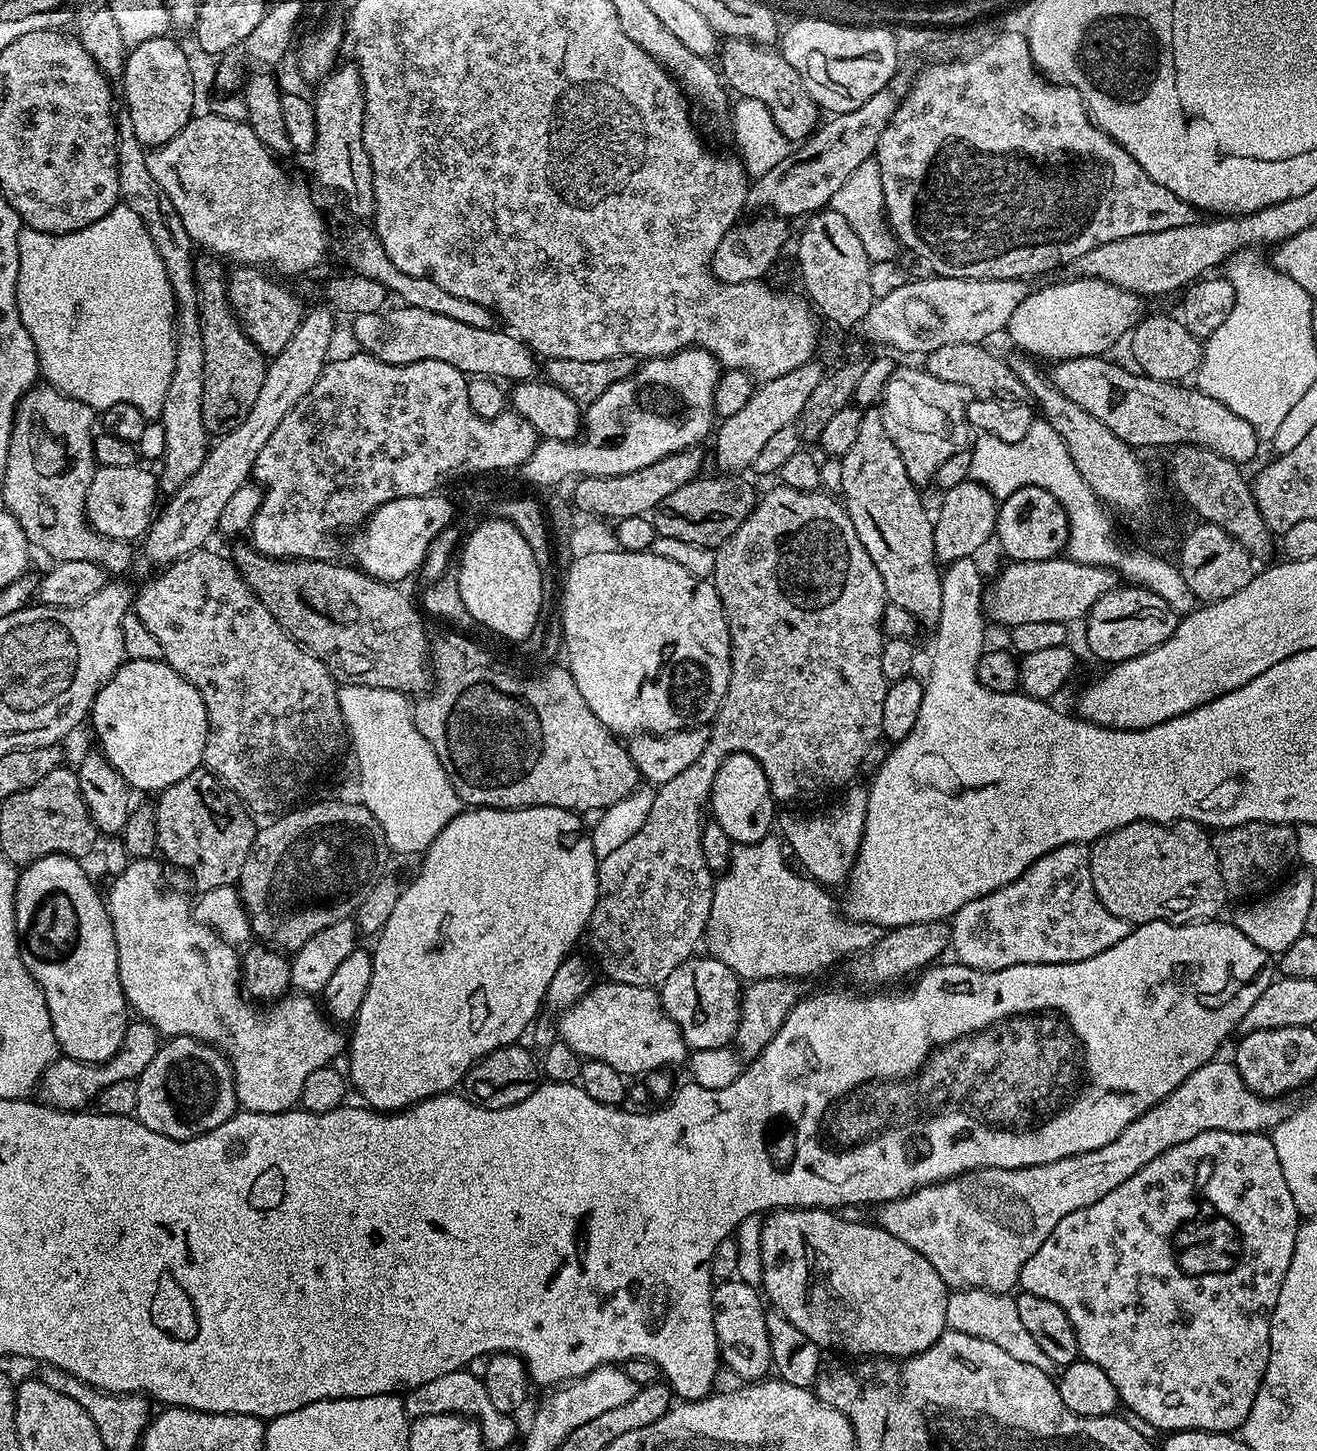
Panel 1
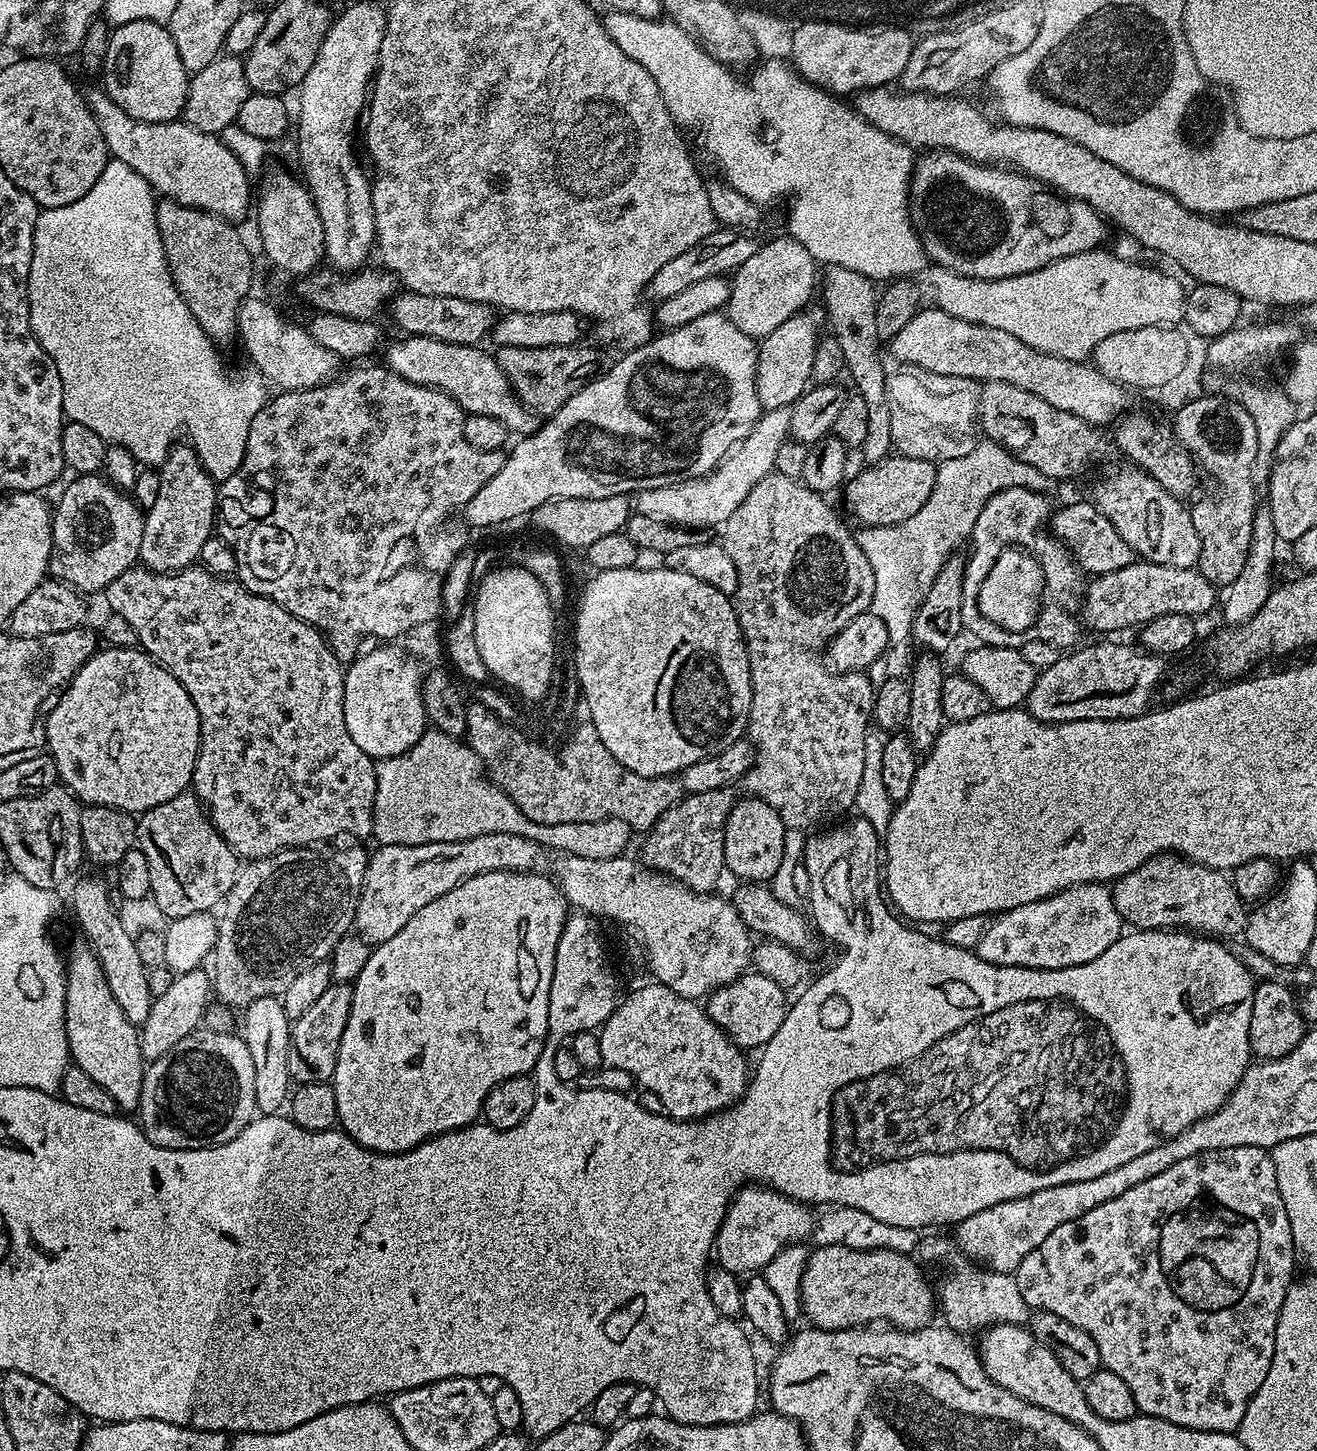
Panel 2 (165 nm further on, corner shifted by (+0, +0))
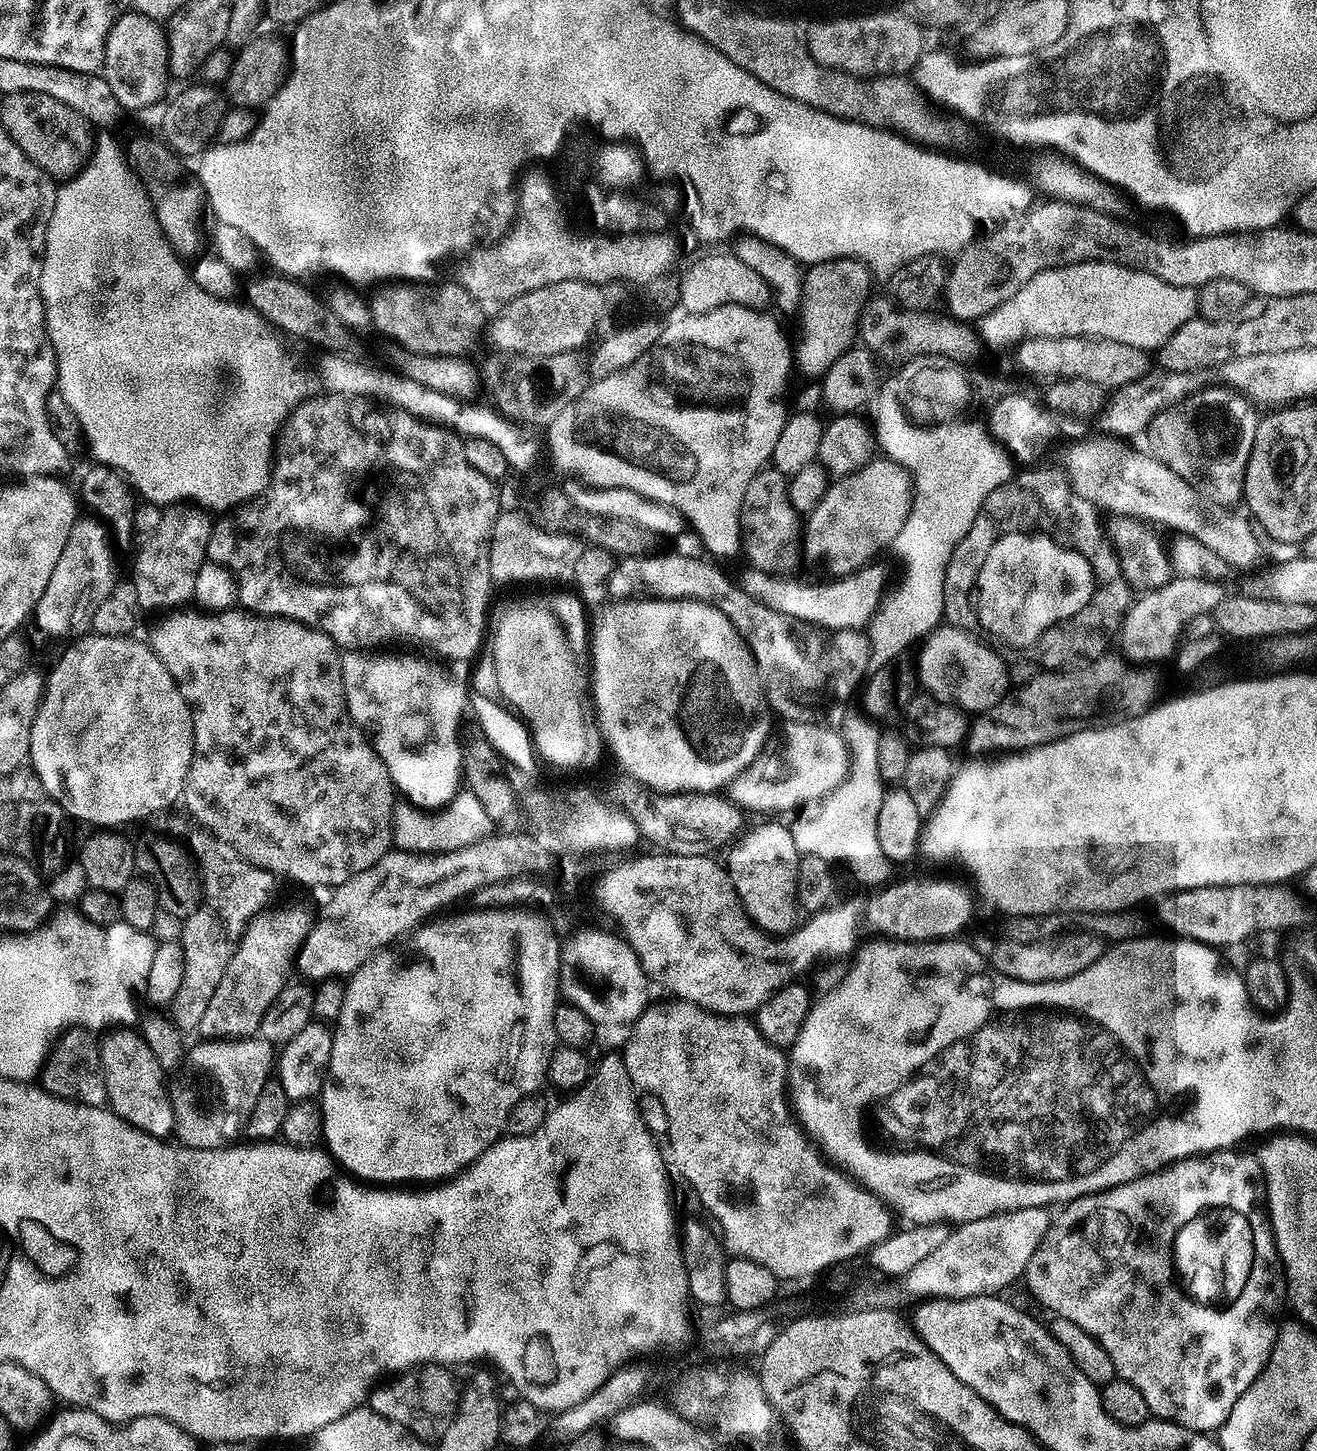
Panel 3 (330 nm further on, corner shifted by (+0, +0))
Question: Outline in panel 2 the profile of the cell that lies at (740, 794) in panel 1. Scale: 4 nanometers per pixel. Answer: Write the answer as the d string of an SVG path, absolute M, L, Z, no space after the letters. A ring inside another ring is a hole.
M744 798L740 800L728 812L728 817L722 820L722 839L724 842L724 862L723 865L729 873L733 872L740 882L768 882L772 875L782 864L782 854L784 853L784 833L786 831L782 818L769 804L759 798Z

